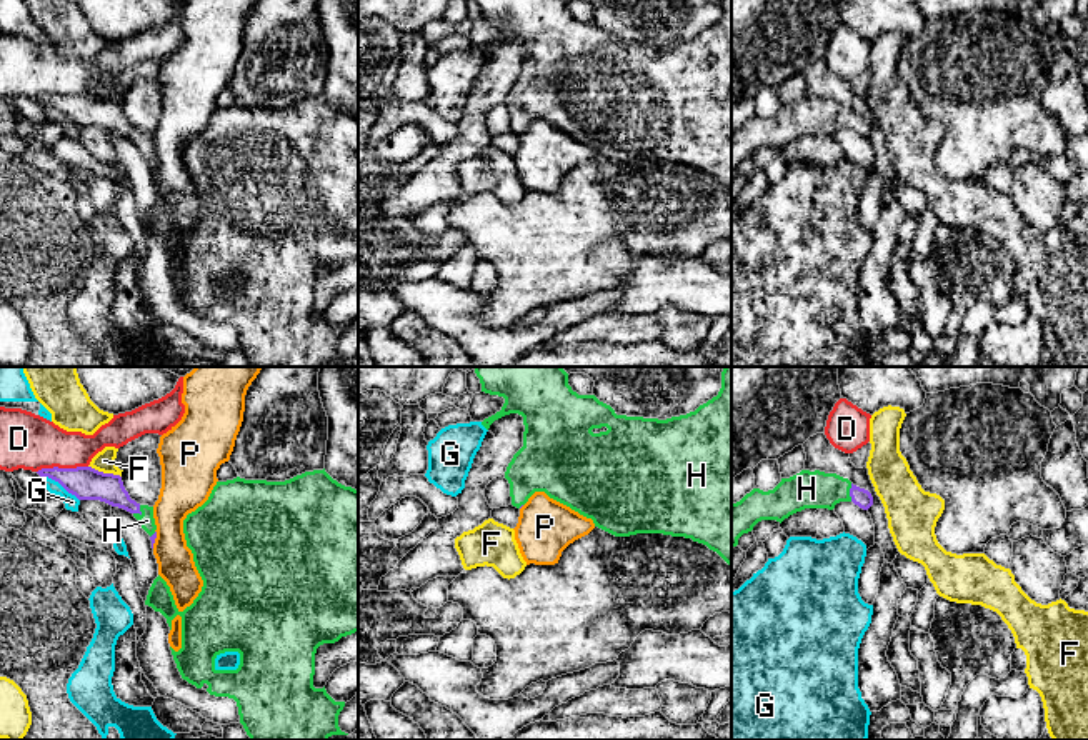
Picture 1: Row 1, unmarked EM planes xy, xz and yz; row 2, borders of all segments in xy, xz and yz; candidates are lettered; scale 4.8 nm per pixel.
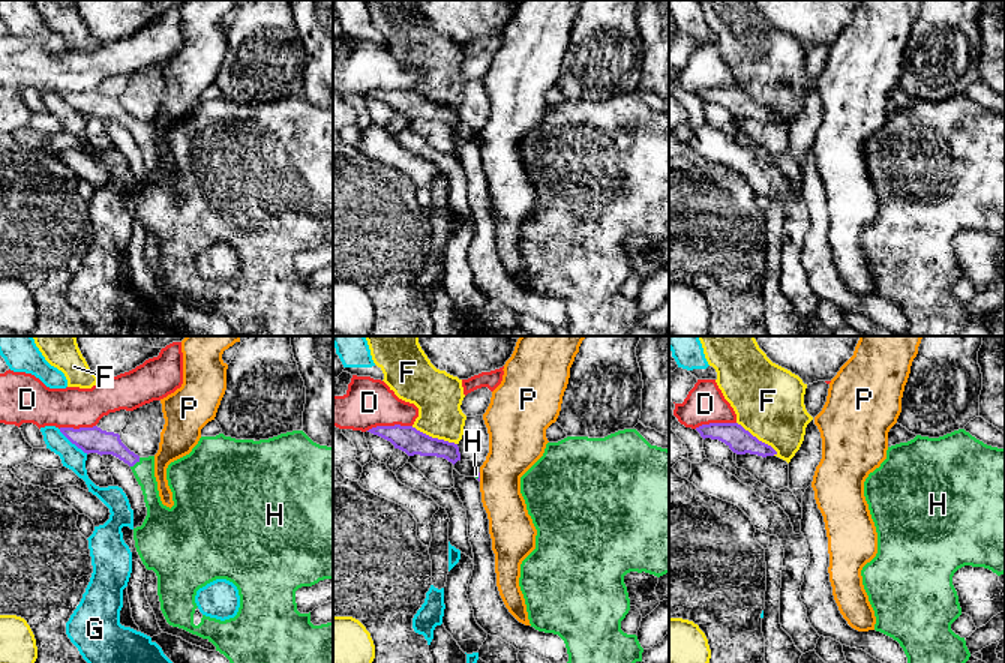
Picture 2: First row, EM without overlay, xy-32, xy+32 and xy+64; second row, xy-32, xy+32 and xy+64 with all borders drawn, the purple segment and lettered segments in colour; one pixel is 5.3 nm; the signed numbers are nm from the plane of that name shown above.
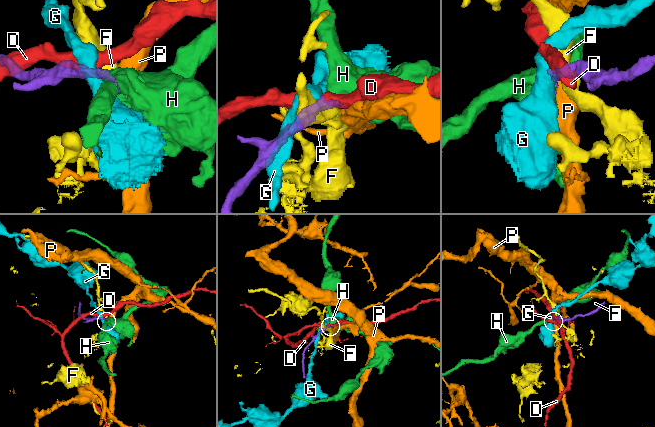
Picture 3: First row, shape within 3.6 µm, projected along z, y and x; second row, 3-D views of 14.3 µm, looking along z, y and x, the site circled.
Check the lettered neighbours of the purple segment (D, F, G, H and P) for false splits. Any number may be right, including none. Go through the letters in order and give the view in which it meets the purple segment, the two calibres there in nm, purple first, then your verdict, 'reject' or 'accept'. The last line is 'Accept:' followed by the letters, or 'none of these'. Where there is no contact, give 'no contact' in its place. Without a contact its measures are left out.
D: xy | 160/260 nm | reject
F: xy | 160/100 nm | reject
G: xy | 160/70 nm | reject
H: yz | 90/180 nm | accept
P: xy | 20/200 nm | reject
Accept: H

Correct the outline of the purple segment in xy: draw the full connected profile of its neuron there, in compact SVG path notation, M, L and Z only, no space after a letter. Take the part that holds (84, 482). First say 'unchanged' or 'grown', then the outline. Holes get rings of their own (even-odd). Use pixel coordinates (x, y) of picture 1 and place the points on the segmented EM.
grown; M92 467L77 468L42 468L37 472L40 477L48 477L58 482L68 493L78 500L100 500L112 507L130 512L150 535L152 548L157 538L157 525L153 518L153 507L140 505L130 498L123 487L122 477L103 473Z

